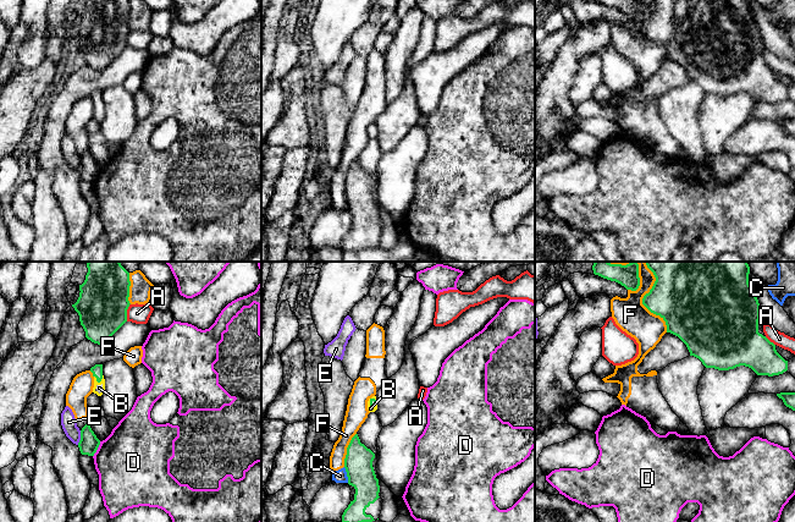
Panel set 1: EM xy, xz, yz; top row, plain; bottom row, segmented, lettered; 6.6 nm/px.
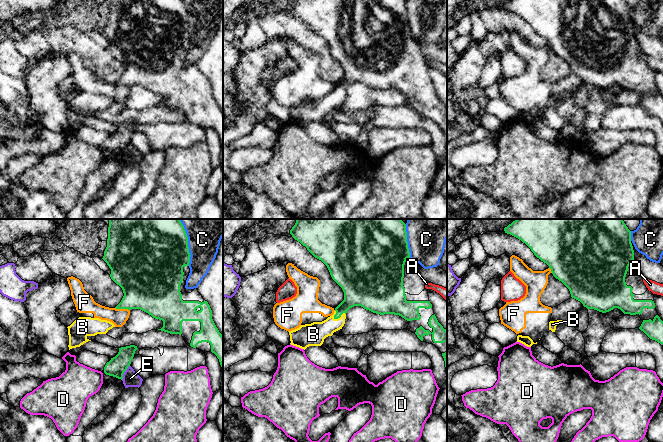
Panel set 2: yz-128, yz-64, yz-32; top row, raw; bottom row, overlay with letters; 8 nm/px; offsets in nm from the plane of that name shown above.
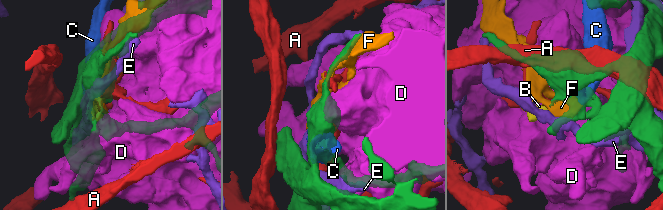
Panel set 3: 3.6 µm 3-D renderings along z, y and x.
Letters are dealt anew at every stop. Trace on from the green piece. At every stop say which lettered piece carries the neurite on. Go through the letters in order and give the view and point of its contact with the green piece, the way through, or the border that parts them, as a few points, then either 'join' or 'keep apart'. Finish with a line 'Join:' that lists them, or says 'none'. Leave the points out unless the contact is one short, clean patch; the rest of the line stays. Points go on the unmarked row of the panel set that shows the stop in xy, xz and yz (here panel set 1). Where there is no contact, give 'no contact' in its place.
A: meets green in xy at (126, 38); keep apart
B: meets green in xy at (98, 108); runs through xy (97, 97), (98, 108), (99, 114); join
C: meets green in xz at (347, 201); keep apart
D: meets green in xy at (97, 175); keep apart
E: meets green in xy at (81, 164); keep apart
F: meets green in yz at (644, 31); keep apart
Join: B

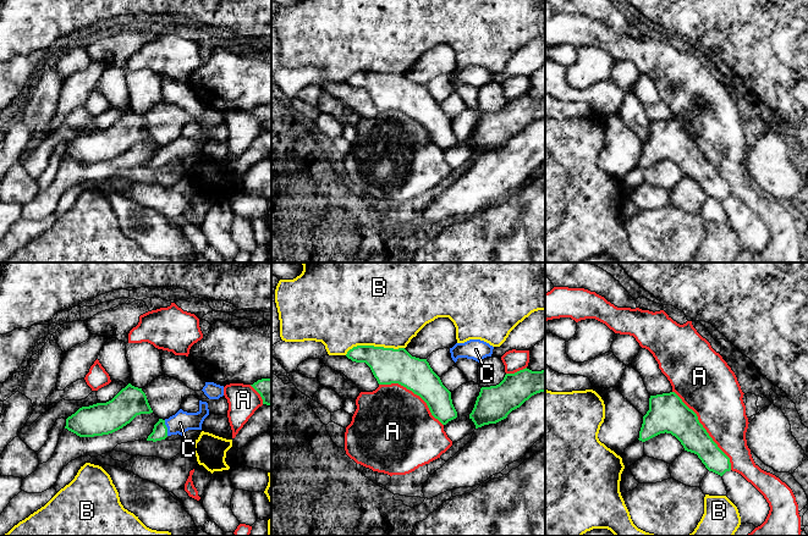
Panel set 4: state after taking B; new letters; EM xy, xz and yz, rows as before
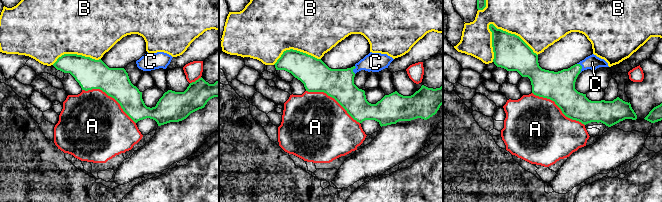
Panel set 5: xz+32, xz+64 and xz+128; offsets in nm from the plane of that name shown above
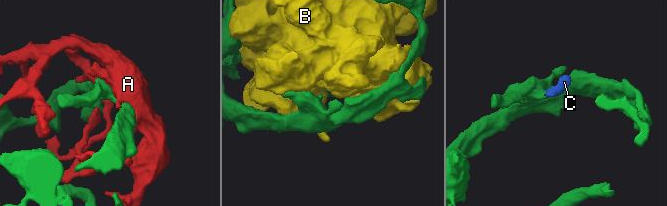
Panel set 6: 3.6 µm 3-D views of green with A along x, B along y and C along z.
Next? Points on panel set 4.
A: meets green in yz at (705, 156); keep apart
B: meets green in xz at (374, 73); keep apart
C: meets green in xy at (166, 154); join
Join: C

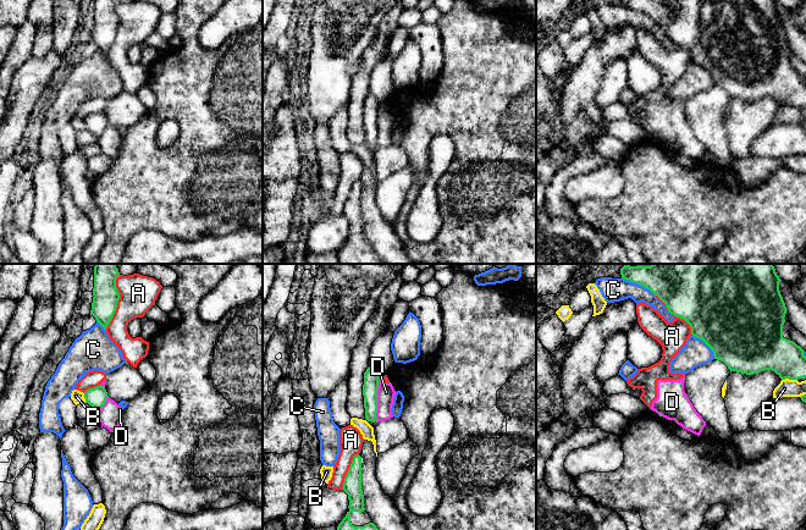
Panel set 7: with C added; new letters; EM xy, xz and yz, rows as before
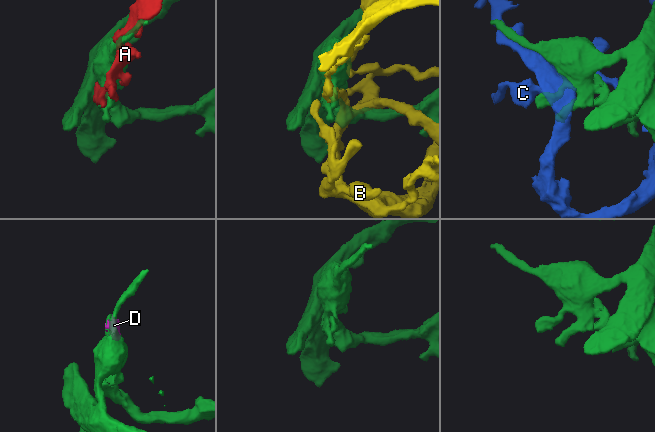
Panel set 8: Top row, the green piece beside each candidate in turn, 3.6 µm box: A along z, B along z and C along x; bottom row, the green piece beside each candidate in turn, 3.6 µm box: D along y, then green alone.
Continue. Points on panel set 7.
A: meets green in xy at (116, 29); keep apart
B: meets green in yz at (789, 105); keep apart
C: meets green in yz at (639, 10); keep apart
D: meets green in xz at (376, 125); border along xz (379, 101), (375, 147); keep apart
Join: none

